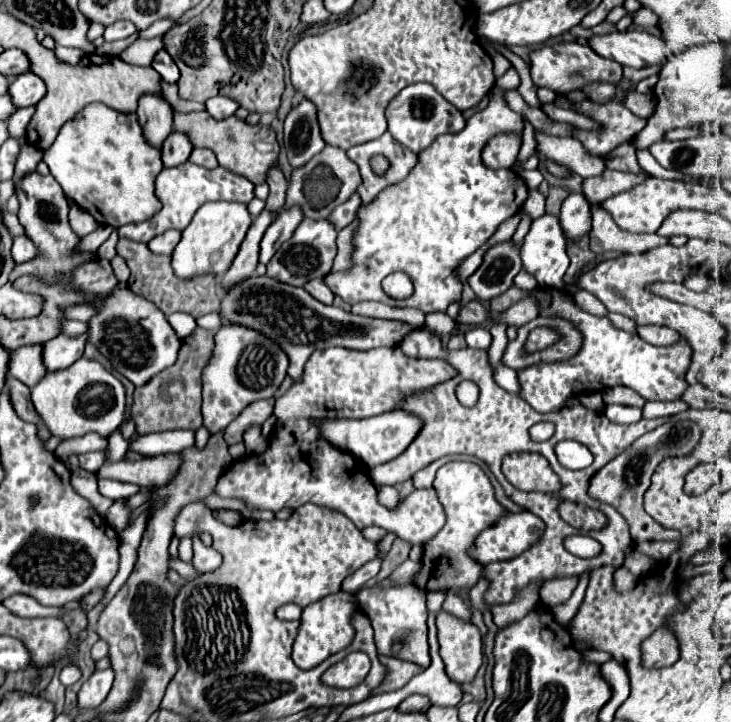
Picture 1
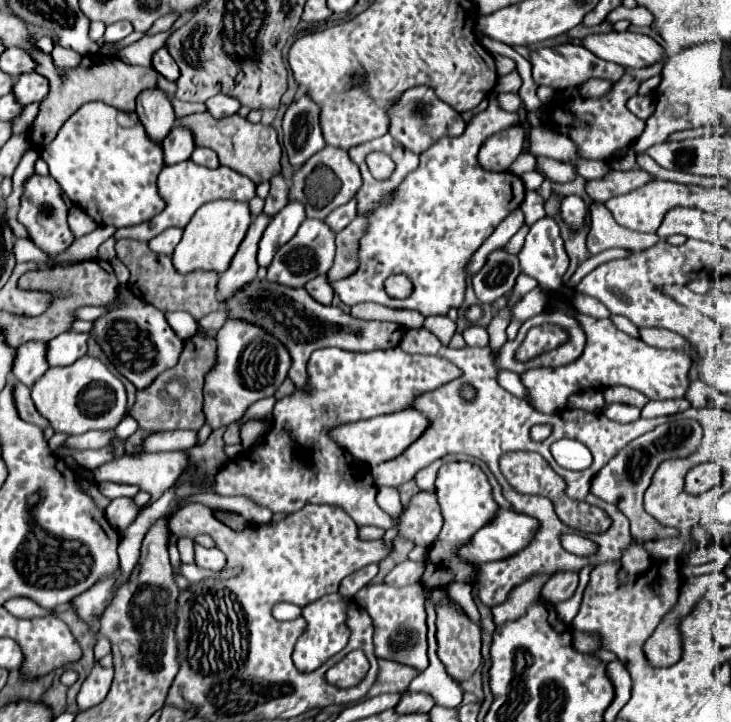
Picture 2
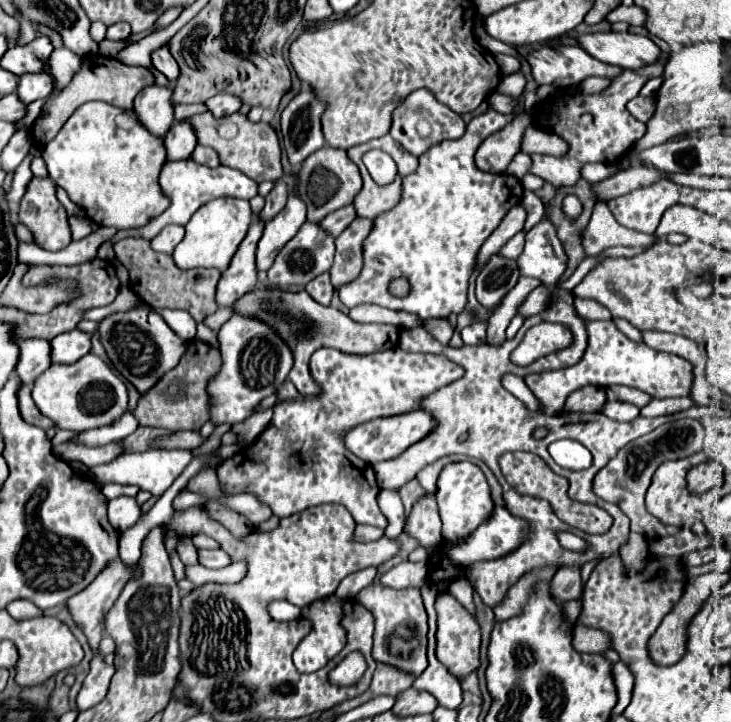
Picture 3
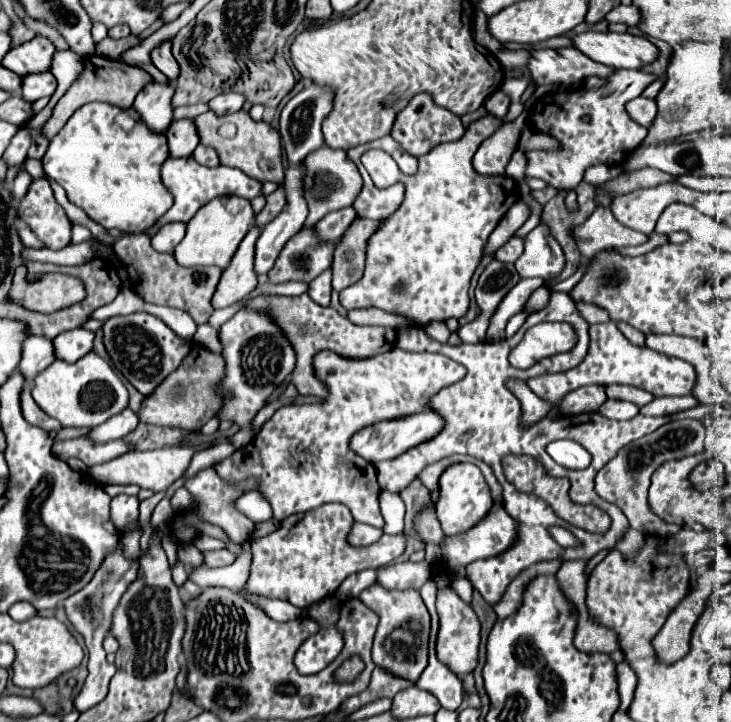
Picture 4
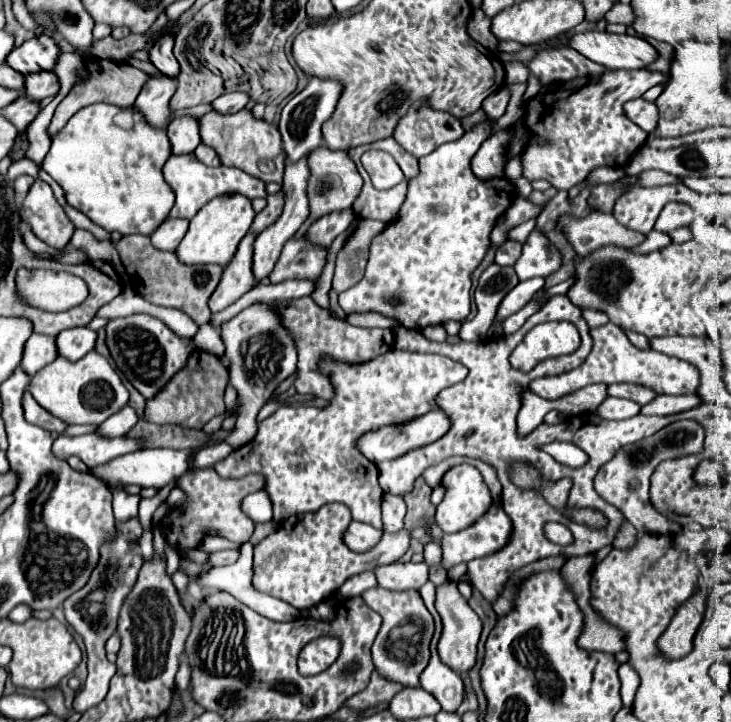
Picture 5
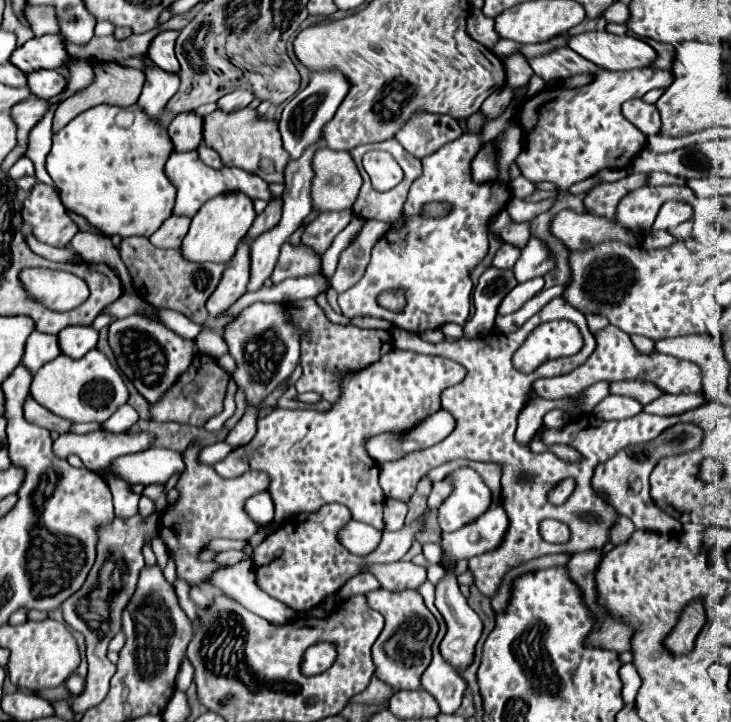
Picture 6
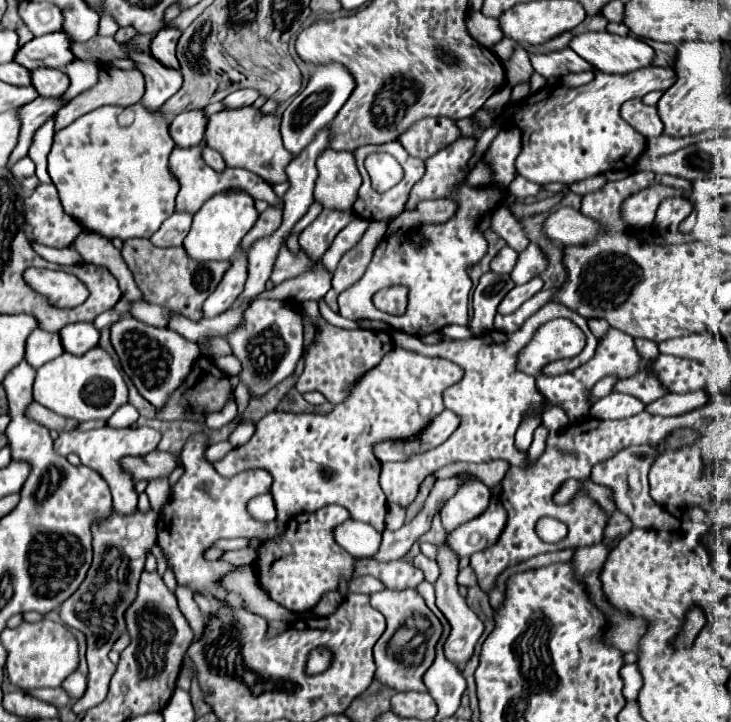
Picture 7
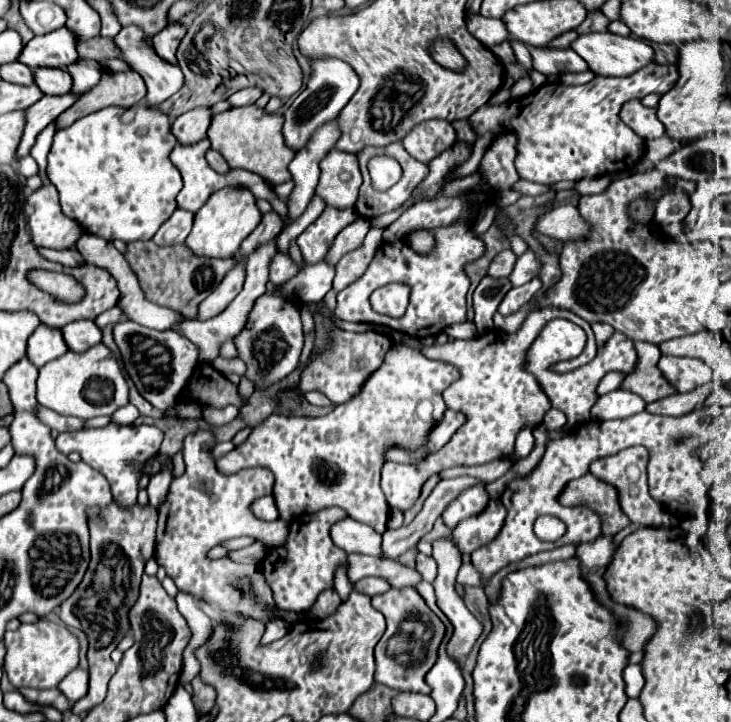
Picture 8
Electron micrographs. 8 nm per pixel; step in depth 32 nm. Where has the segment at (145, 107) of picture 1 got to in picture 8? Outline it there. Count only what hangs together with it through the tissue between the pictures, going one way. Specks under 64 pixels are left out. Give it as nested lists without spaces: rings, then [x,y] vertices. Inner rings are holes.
[[[136,26],[123,27],[114,42],[122,48],[124,60],[132,66],[132,70],[144,78],[148,90],[144,96],[146,106],[158,106],[182,88],[182,70],[154,56],[152,48],[142,42],[142,32]]]

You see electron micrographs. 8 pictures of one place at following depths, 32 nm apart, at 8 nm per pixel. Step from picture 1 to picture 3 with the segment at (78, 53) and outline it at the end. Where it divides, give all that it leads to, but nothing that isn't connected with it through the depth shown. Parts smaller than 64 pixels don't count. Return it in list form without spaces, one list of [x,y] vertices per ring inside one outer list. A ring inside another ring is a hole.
[[[56,48],[50,56],[50,66],[52,66],[52,72],[58,80],[58,86],[64,88],[70,82],[72,74],[80,68],[80,56],[76,56],[68,48]]]

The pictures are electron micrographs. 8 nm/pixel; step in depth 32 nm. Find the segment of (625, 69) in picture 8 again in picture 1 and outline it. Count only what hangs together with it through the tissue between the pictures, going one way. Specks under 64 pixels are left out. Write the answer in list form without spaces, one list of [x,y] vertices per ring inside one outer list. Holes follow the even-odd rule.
[[[612,32],[606,36],[594,36],[588,44],[600,56],[630,68],[662,66],[666,62],[666,40],[650,32]]]

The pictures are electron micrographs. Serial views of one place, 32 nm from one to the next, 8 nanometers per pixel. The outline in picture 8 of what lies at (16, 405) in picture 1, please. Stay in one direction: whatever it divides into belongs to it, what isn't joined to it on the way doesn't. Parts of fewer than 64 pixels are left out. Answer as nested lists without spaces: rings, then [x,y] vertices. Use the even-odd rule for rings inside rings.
[[[38,406],[36,408],[36,416],[42,424],[46,424],[48,428],[56,430],[56,432],[66,432],[66,430],[80,430],[82,428],[82,420],[76,420],[76,418],[66,418],[66,416],[60,416],[56,414],[54,410],[48,410],[44,406]]]

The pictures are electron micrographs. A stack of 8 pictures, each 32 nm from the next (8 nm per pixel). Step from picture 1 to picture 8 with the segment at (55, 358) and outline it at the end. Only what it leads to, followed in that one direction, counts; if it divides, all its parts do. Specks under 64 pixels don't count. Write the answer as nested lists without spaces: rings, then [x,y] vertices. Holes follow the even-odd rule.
[[[76,320],[76,322],[66,324],[62,328],[62,334],[64,334],[64,342],[66,342],[68,350],[76,352],[76,354],[86,352],[88,348],[100,344],[100,338],[102,338],[100,328],[88,320]]]

